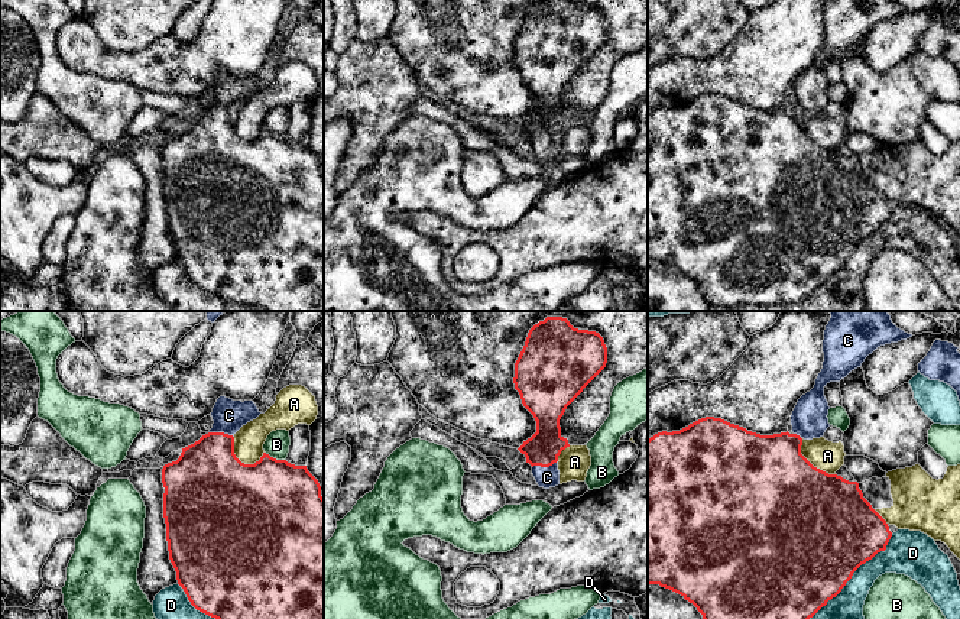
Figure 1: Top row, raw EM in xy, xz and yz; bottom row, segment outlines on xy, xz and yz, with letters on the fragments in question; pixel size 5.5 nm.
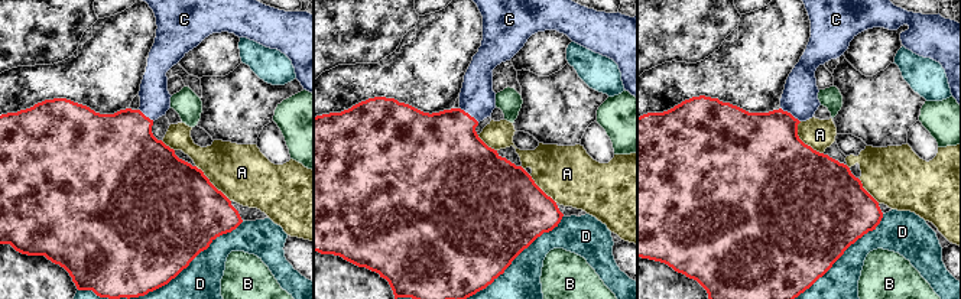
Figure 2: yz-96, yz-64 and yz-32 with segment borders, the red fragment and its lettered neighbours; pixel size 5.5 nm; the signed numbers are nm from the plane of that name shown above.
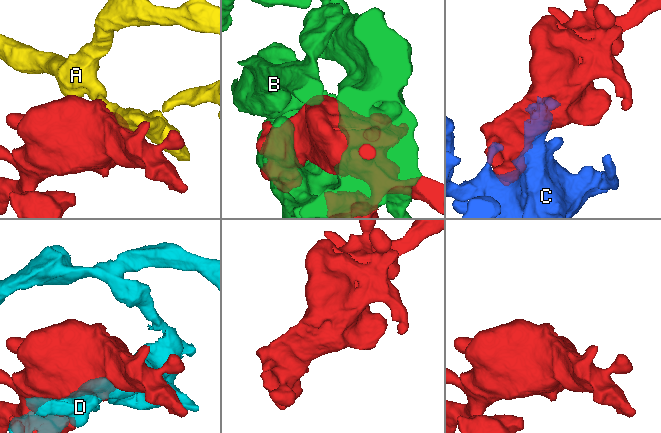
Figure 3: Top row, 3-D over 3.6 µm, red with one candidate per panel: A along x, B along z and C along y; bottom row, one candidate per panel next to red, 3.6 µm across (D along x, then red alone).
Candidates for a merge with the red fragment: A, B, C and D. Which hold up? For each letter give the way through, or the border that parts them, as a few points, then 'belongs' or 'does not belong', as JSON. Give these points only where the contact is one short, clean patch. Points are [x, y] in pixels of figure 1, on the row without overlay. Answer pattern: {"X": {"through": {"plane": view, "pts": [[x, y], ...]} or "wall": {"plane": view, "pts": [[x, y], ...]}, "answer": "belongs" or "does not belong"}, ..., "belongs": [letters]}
{"A": {"answer": "does not belong"}, "B": {"answer": "does not belong"}, "C": {"answer": "belongs"}, "D": {"answer": "does not belong"}, "belongs": ["C"]}

